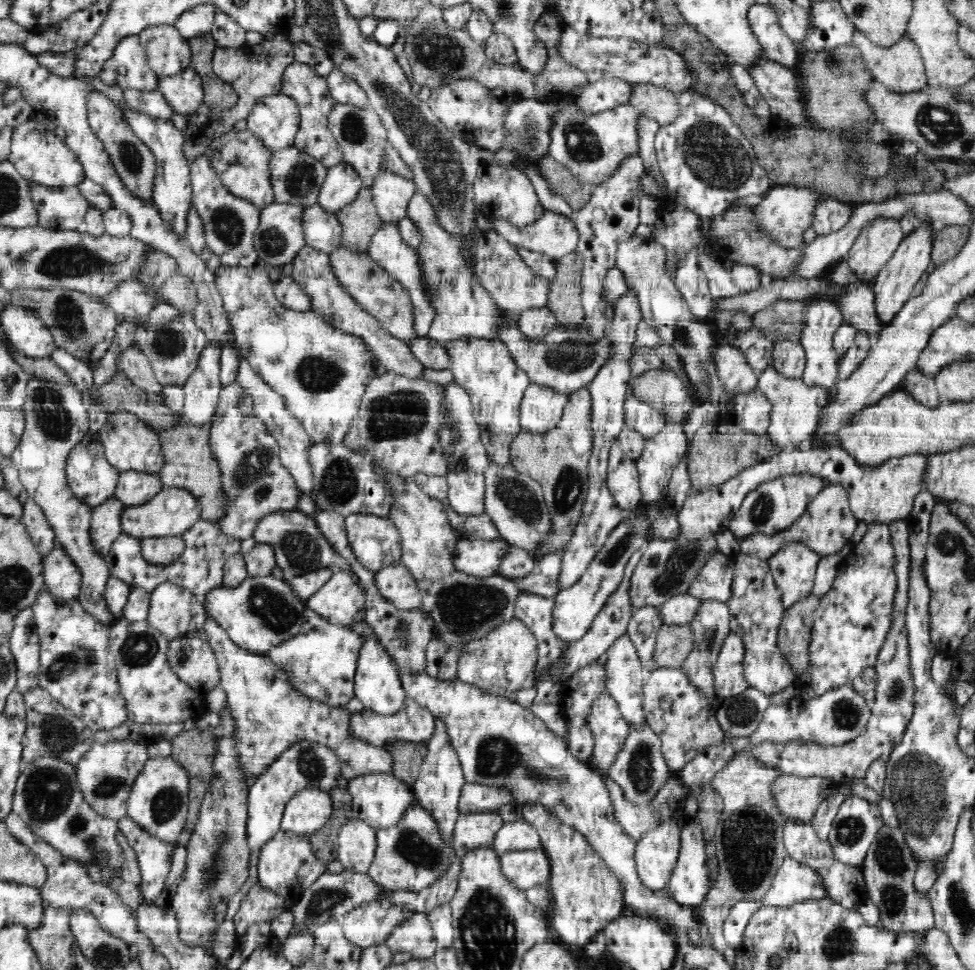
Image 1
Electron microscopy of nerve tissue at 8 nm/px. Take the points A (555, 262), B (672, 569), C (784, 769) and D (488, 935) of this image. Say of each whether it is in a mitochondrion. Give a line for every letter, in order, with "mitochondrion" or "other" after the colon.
A: other
B: mitochondrion
C: other
D: mitochondrion

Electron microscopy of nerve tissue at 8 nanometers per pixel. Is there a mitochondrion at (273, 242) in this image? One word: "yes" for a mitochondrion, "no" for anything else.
yes

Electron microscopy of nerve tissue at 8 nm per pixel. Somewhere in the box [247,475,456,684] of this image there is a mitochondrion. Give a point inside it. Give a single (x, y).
(302, 549)

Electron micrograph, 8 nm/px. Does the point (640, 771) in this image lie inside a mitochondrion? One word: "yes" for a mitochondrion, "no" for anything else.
yes

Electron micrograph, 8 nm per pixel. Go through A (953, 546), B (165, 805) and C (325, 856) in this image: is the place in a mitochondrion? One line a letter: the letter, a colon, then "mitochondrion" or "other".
A: mitochondrion
B: mitochondrion
C: other

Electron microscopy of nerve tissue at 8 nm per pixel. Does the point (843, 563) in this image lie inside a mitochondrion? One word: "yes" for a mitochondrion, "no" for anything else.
no

